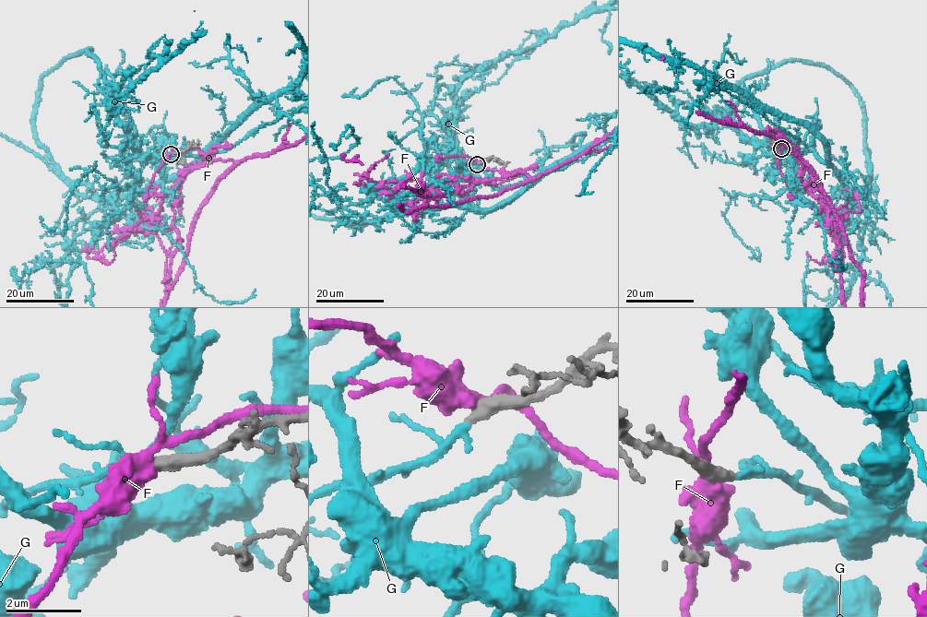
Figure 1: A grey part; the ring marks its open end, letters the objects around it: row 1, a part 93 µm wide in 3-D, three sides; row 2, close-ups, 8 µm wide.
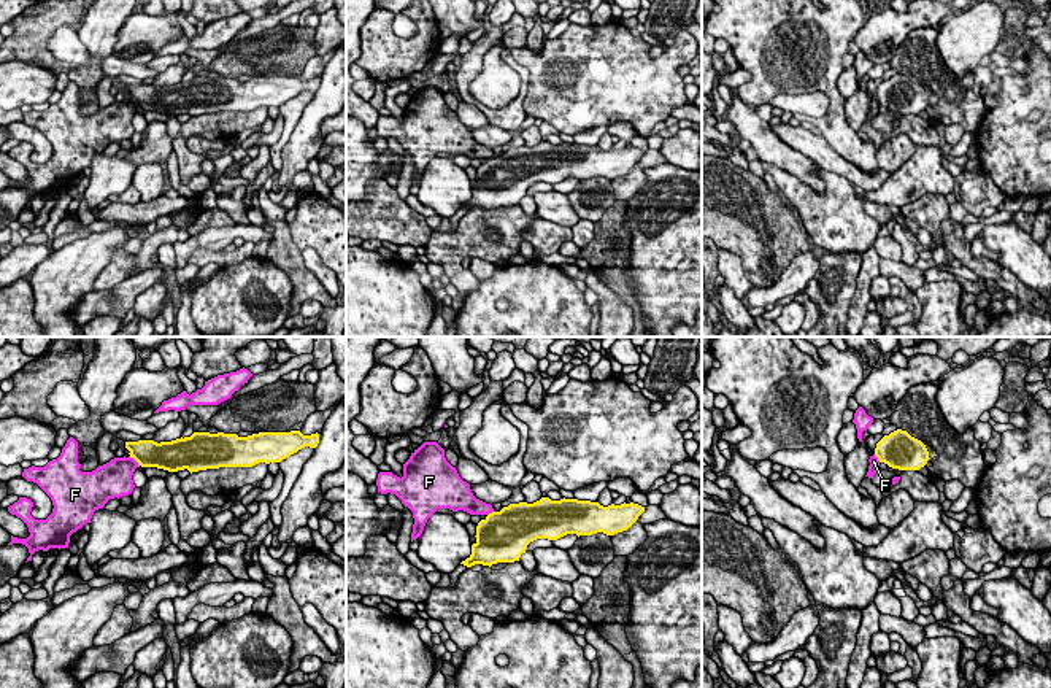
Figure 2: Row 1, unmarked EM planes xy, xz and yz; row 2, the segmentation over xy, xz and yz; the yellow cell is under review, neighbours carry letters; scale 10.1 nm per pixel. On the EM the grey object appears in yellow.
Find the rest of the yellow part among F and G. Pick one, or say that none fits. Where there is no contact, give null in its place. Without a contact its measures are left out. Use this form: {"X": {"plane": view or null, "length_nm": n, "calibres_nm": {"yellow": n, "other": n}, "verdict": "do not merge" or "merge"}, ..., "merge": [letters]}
{"F": {"plane": "xy", "length_nm": 150, "calibres_nm": {"yellow": 280, "other": 320}, "verdict": "do not merge"}, "G": {"plane": null, "verdict": "merge"}, "merge": ["G"]}

